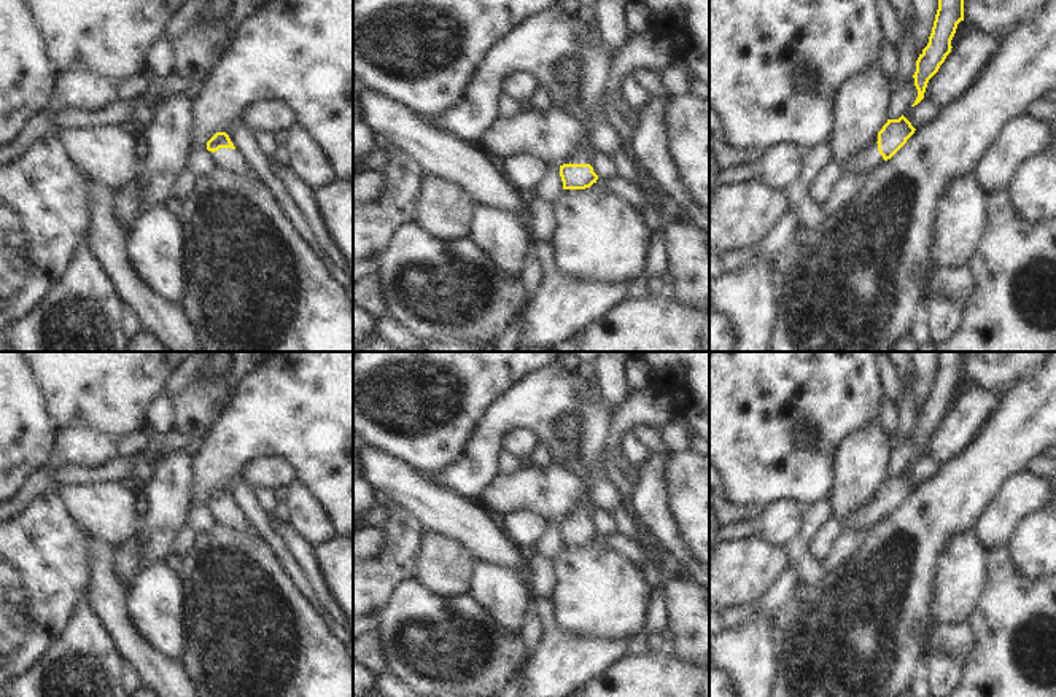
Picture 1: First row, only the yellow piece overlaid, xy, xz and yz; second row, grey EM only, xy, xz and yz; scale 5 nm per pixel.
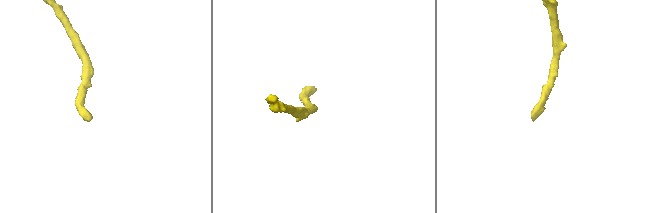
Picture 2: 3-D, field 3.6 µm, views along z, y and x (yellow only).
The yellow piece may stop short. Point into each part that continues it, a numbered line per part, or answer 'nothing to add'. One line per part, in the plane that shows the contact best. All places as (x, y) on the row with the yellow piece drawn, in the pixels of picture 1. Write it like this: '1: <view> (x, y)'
1: xy (228, 158)

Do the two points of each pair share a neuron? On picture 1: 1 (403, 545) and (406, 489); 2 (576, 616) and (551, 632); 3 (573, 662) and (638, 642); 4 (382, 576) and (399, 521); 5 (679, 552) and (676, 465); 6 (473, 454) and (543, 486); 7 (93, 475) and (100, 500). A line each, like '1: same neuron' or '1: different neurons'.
1: different neurons
2: different neurons
3: different neurons
4: same neuron
5: different neurons
6: different neurons
7: different neurons

